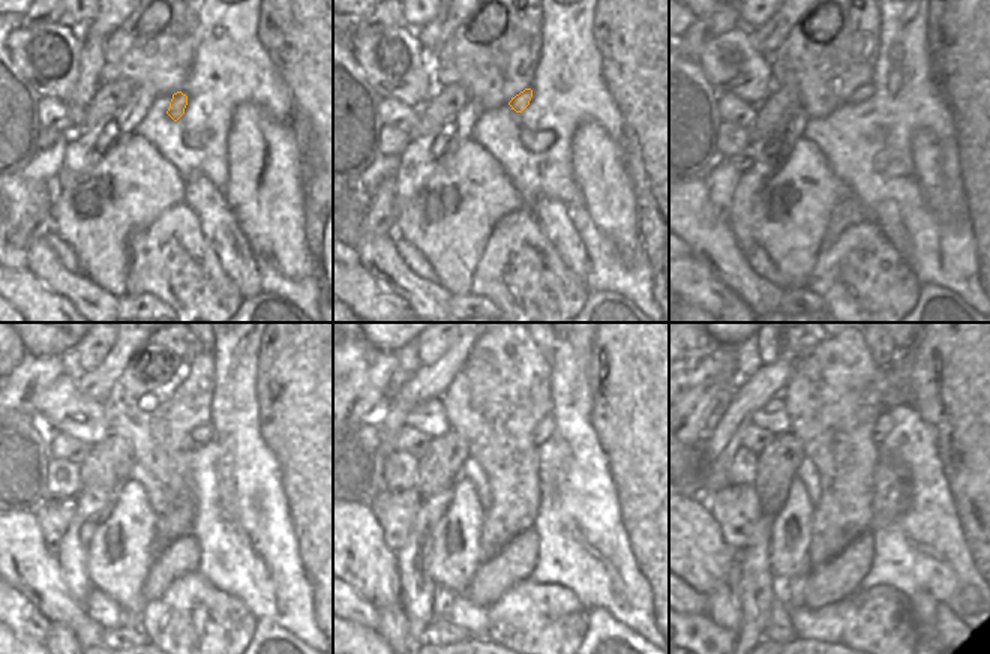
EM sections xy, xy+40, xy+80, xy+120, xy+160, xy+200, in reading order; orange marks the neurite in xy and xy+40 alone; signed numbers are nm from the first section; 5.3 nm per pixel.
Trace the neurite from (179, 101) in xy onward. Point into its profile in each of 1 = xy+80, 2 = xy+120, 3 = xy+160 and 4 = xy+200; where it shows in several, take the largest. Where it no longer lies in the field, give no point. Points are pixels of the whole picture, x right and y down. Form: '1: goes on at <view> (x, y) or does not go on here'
1: goes on at xy+80 (861, 95)
2: goes on at xy+120 (201, 434)
3: goes on at xy+160 (545, 428)
4: goes on at xy+200 (884, 425)

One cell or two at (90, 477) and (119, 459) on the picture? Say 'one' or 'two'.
one

